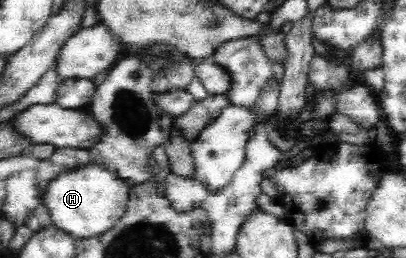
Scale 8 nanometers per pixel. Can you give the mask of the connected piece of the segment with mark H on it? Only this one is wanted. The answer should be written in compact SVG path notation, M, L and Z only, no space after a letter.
M93 163L59 172L47 182L41 205L48 211L53 227L71 237L89 239L97 237L115 225L123 217L129 203L129 188L114 173Z

